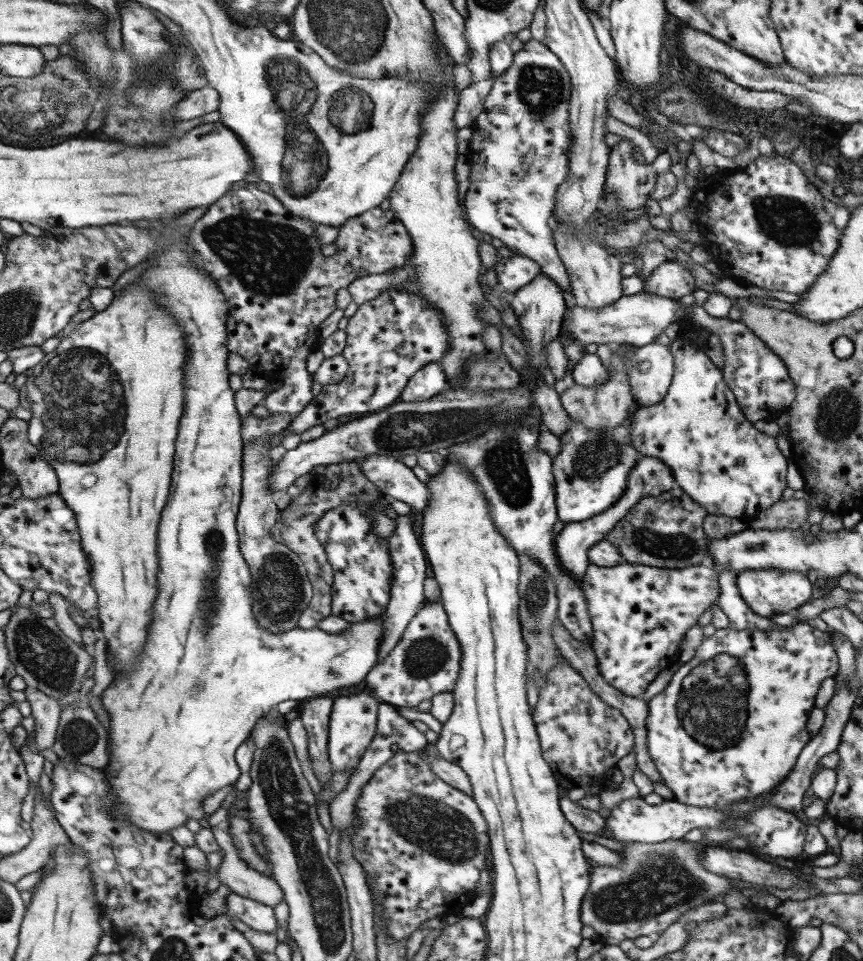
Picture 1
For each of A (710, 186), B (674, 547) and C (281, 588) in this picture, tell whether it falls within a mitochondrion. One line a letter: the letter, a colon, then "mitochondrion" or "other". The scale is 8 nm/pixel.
A: other
B: mitochondrion
C: mitochondrion

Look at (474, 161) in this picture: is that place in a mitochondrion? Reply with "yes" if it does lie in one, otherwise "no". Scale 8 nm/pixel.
no

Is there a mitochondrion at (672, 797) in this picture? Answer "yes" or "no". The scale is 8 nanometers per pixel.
no

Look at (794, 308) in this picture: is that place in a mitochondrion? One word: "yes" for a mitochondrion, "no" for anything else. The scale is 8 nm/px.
no

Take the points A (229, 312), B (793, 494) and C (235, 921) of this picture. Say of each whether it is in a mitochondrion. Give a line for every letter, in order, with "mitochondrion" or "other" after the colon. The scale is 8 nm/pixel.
A: other
B: other
C: other

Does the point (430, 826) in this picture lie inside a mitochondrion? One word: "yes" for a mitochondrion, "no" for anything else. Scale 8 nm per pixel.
yes

